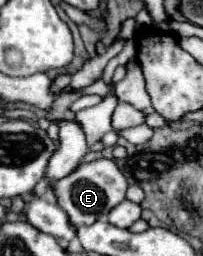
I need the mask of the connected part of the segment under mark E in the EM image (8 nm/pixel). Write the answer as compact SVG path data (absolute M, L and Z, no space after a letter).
M98 159L92 163L80 163L72 175L66 175L52 187L56 203L66 211L72 225L92 225L96 221L104 221L112 207L124 201L129 183L114 159Z

